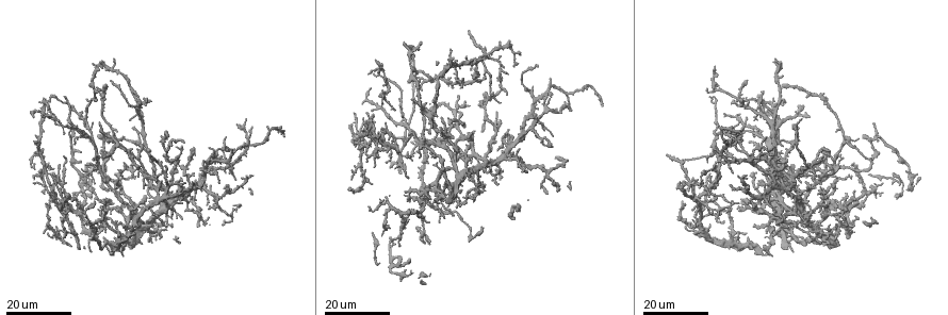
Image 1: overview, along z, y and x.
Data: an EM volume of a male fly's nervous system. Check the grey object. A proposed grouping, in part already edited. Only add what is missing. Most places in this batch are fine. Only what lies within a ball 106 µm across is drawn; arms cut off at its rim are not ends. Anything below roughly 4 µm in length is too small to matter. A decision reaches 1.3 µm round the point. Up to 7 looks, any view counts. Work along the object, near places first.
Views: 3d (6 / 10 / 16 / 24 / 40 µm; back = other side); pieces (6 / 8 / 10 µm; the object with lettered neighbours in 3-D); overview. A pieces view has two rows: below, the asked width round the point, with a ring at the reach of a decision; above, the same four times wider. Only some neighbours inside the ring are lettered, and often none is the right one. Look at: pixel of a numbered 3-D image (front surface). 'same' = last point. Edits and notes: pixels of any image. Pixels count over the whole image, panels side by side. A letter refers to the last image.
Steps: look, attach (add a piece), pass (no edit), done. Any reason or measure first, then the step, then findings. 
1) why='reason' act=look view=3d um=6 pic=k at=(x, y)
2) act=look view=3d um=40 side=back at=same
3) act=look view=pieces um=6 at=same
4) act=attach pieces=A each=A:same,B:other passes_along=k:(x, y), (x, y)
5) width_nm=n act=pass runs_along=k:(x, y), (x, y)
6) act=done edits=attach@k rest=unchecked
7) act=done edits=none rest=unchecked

why='tapers out' act=look view=3d um=16 pic=1 at=(93, 160)

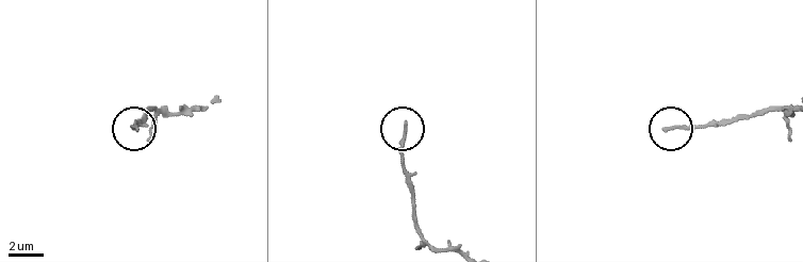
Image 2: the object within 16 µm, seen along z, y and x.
why='what lies round it' act=look view=pieces um=8 pic=2 at=(665, 127)

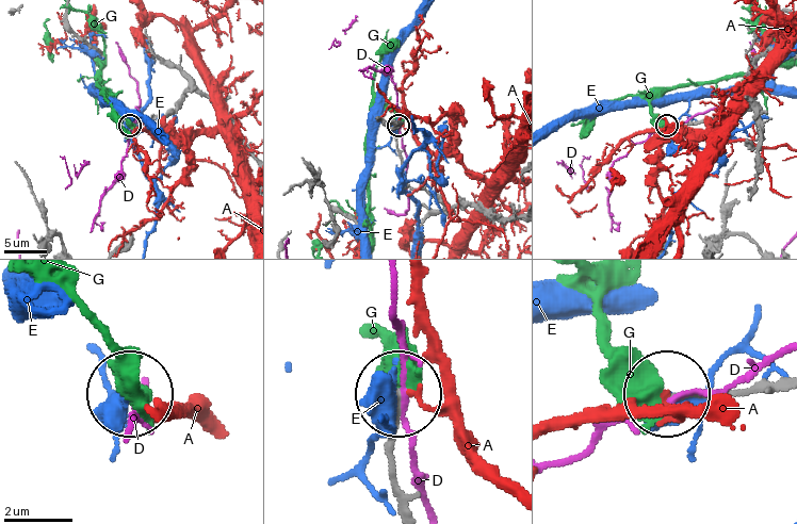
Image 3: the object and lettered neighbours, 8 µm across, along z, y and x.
act=pass each=A:other,D:other,E:other,G:other runs_along=3:(402, 506), (395, 397) found='no lettered piece goes on from it'

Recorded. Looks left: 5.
act=look view=3d um=16 pic=1 at=(151, 153)

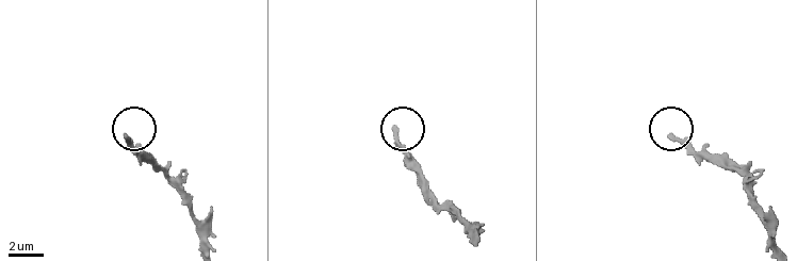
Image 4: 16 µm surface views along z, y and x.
why='what lies round it' act=look view=pieces um=10 pic=4 at=(396, 128)

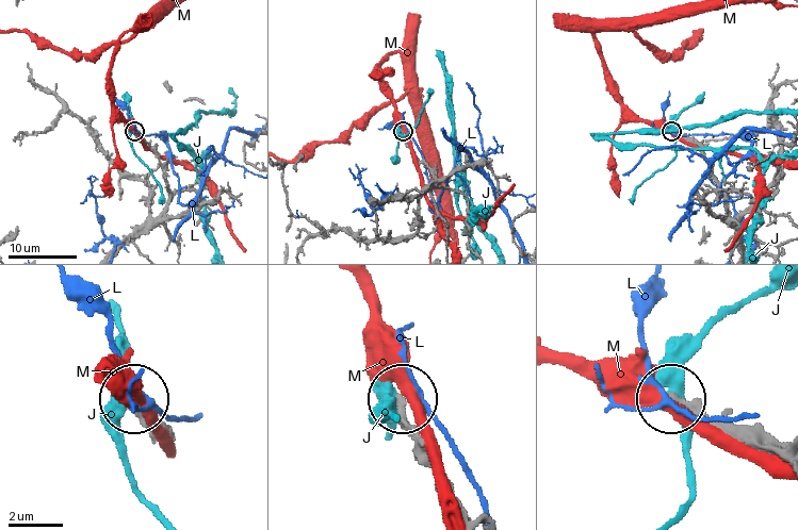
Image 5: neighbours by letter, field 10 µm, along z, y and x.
width_nm=230 act=pass each=J:other,L:other,M:other runs_along=5:(468, 513), (434, 451), (409, 424), (402, 398) found='none of them fits'

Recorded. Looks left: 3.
why='an open end' act=look view=3d um=16 pic=1 at=(116, 187)

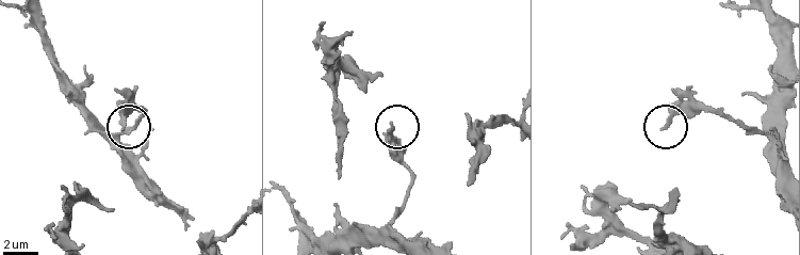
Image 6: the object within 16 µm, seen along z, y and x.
act=look view=pieces um=10 pic=6 at=(392, 123)

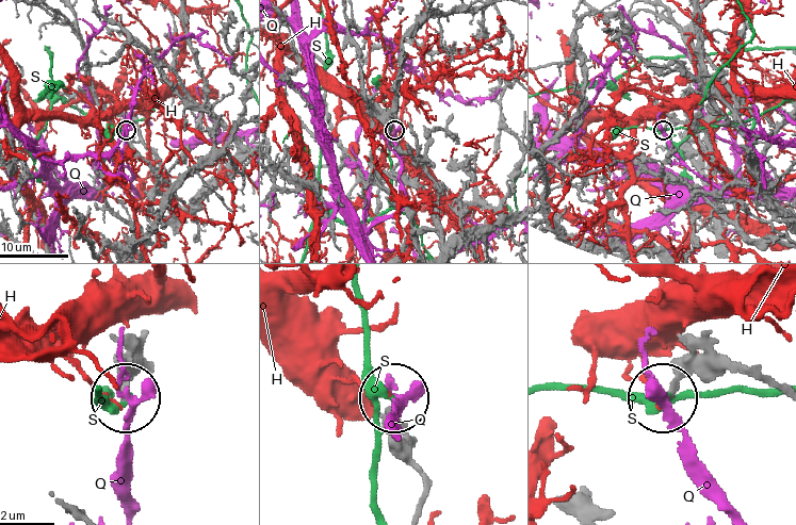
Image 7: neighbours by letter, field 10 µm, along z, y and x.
act=pass each=H:other,Q:other,S:other found='none of them fits'

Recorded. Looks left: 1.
act=done edits=none rest=unchecked

